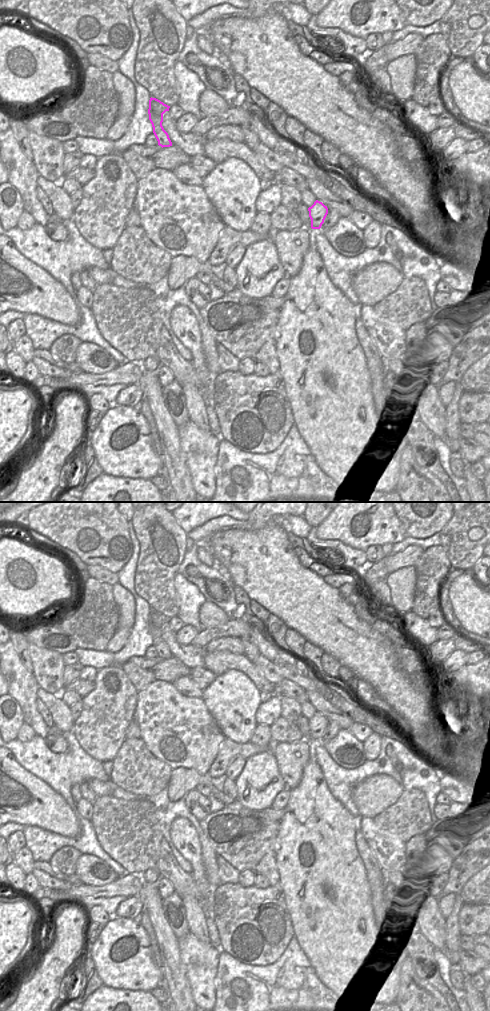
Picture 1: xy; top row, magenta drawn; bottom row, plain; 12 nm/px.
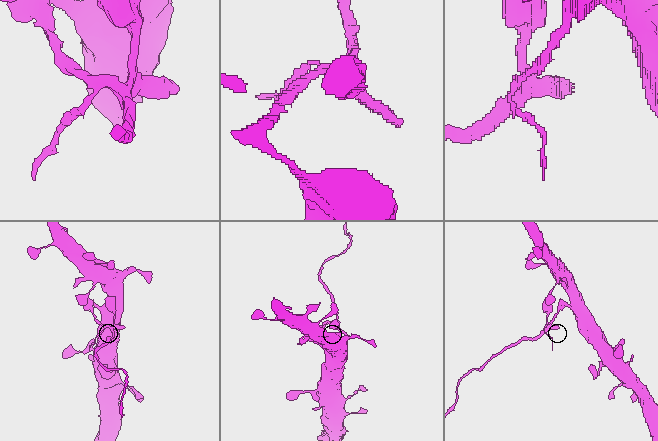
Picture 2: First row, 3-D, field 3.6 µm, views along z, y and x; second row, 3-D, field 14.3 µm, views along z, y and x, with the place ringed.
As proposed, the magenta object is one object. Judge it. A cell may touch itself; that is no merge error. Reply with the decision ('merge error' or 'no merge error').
merge error

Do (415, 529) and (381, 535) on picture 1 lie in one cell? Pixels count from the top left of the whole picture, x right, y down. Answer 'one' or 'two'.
two

